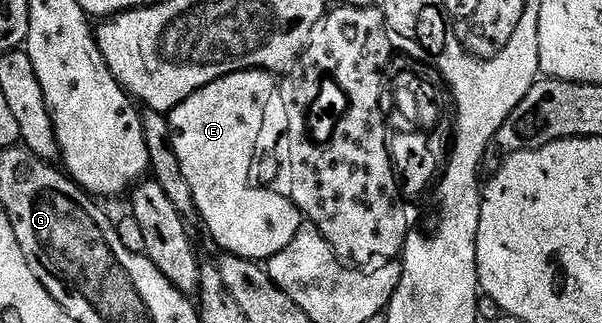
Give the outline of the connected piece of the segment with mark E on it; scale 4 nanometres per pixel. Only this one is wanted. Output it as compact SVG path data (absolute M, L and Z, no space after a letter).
M250 68L248 72L232 72L229 76L221 76L215 82L211 82L207 86L203 86L195 94L191 94L179 106L175 106L172 112L168 113L169 125L171 126L171 138L175 146L175 154L179 158L179 166L183 166L183 178L187 178L187 186L191 186L191 194L195 198L195 206L200 223L205 223L207 231L213 235L213 240L219 247L231 256L242 256L248 260L258 262L268 262L275 254L279 254L279 250L283 250L283 246L287 246L287 242L291 242L291 238L295 238L295 234L299 230L299 226L303 222L301 211L295 207L292 199L288 195L280 196L277 192L272 192L269 188L260 188L259 185L253 184L253 155L257 152L257 139L262 139L263 133L267 128L267 117L269 114L269 103L271 102L271 94L278 91L279 84L275 79L274 73L264 71L260 68Z

